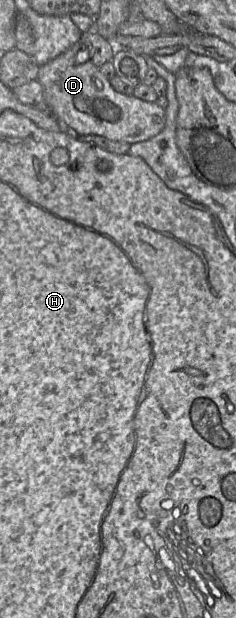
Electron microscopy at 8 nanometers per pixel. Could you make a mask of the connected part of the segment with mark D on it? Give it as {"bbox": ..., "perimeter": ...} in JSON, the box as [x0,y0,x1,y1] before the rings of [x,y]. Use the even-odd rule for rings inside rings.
{"bbox":[39,41,166,144],"perimeter":[[[80,41],[39,67],[41,83],[50,112],[73,134],[96,134],[129,144],[148,140],[165,127],[166,111],[156,102],[117,92],[89,59]]]}

